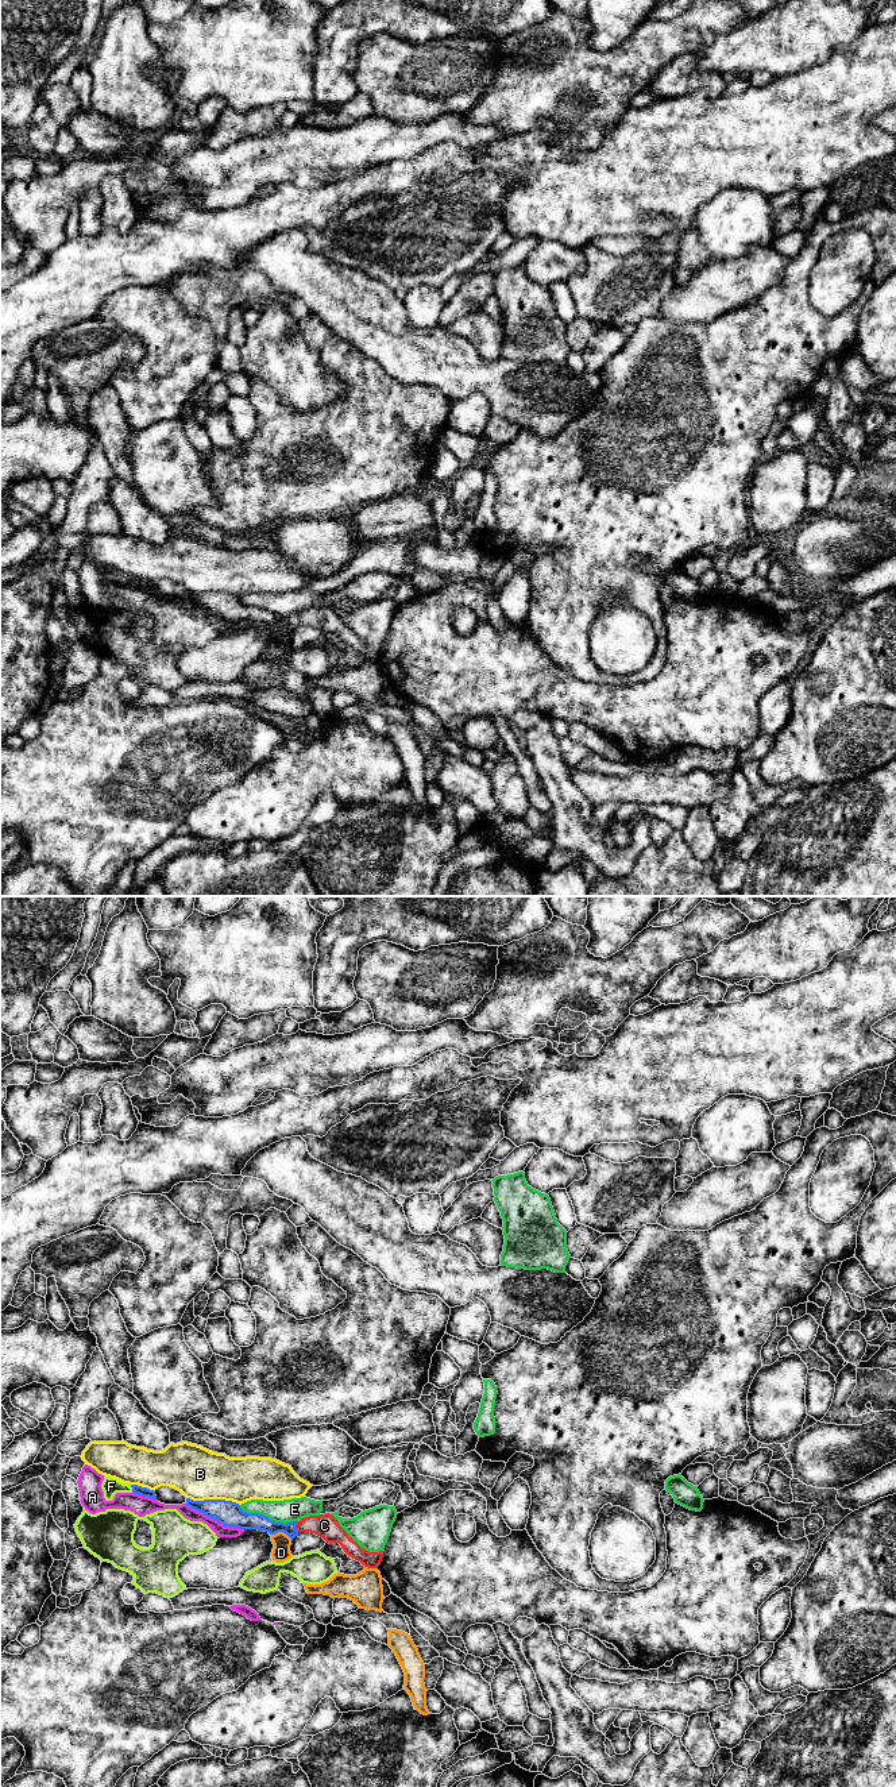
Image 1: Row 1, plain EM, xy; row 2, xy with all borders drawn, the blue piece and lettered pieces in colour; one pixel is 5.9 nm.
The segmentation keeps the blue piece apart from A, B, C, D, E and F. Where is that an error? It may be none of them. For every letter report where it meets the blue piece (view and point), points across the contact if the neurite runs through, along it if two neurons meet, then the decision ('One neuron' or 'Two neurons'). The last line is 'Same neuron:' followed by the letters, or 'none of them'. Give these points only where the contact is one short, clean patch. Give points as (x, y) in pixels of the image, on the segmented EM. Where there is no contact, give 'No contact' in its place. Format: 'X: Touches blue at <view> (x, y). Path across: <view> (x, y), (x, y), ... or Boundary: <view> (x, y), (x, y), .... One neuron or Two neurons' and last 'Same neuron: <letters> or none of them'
A: Touches blue at xy (215, 1519). Two neurons
B: Touches blue at xy (213, 1500). Two neurons
C: Touches blue at xy (294, 1527). Path across: xy (254, 1521), (271, 1527), (294, 1527), (324, 1525). One neuron
D: Touches blue at xy (281, 1531). Boundary: xy (270, 1533), (285, 1532), (292, 1539). Two neurons
E: Touches blue at xy (265, 1516). Two neurons
F: Touches blue at xy (132, 1489). Two neurons
Same neuron: C

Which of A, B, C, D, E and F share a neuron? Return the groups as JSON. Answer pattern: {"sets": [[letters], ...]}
{"sets": [["A"], ["B"], ["C"], ["D"], ["E"], ["F"]]}

